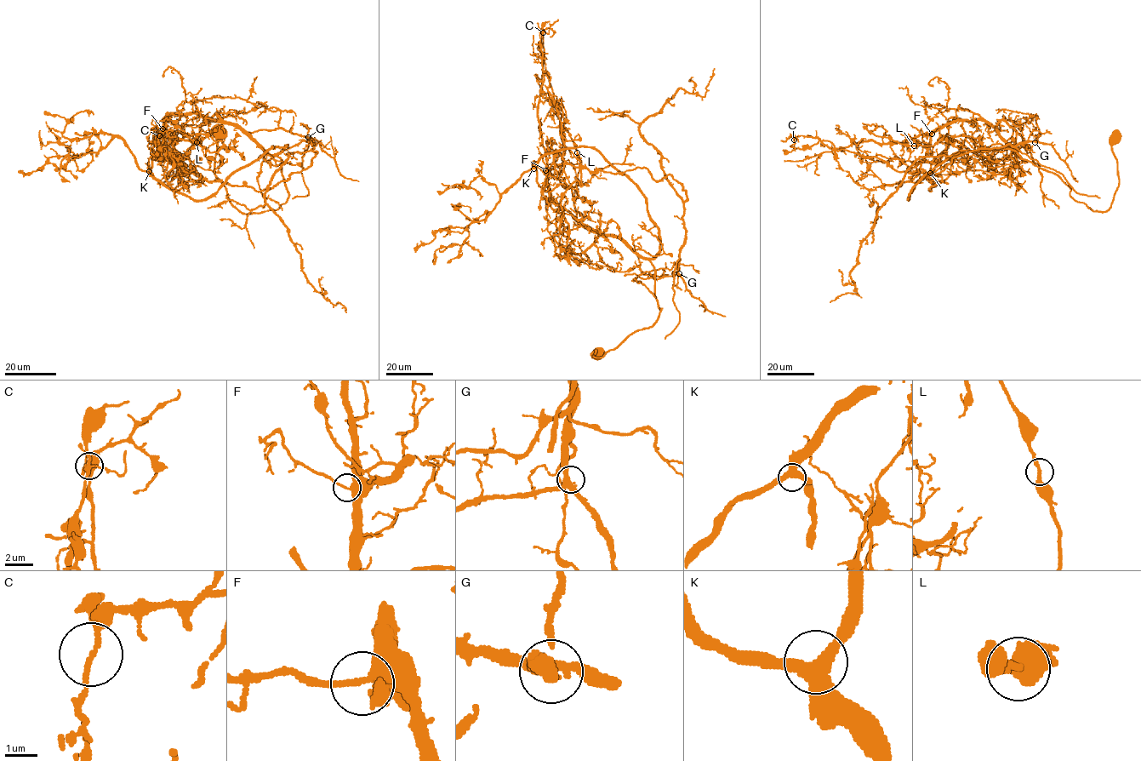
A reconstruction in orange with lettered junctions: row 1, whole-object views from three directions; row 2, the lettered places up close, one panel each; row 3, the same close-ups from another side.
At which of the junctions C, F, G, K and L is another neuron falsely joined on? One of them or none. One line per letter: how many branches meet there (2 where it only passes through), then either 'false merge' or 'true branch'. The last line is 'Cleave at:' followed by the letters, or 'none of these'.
C: 2 | false merge
F: 2 | true branch
G: 3 | true branch
K: 3 | true branch
L: 2 | true branch
Cleave at: C

